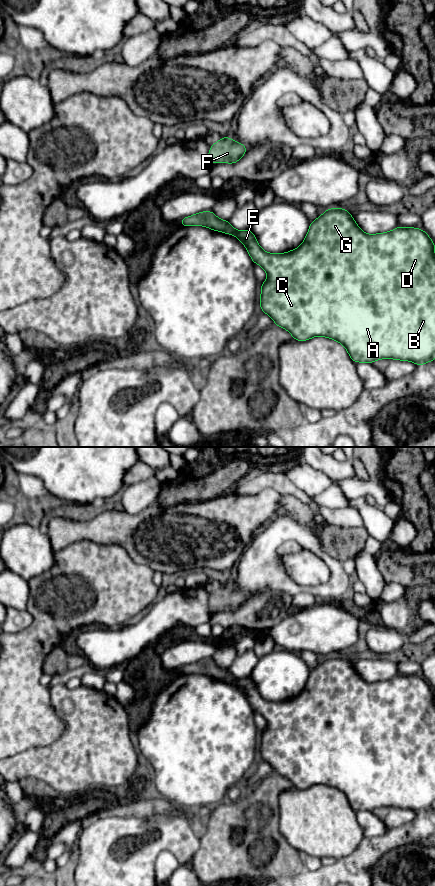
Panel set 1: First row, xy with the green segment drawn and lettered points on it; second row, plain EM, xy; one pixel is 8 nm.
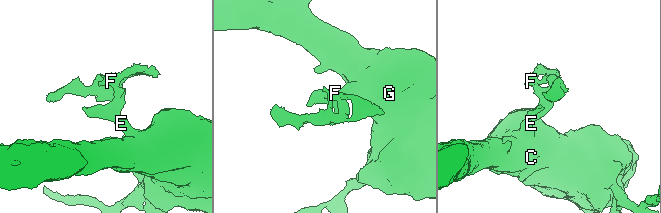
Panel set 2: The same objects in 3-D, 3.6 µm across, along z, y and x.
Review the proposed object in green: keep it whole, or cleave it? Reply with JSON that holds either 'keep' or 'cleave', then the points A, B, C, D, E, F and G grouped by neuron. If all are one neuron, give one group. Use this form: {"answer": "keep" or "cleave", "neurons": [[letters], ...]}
{"answer": "cleave", "neurons": [["A", "B", "C", "D", "E", "G"], ["F"]]}

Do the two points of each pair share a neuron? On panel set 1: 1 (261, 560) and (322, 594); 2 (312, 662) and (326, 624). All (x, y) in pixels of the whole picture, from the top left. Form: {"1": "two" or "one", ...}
{"1": "one", "2": "two"}

